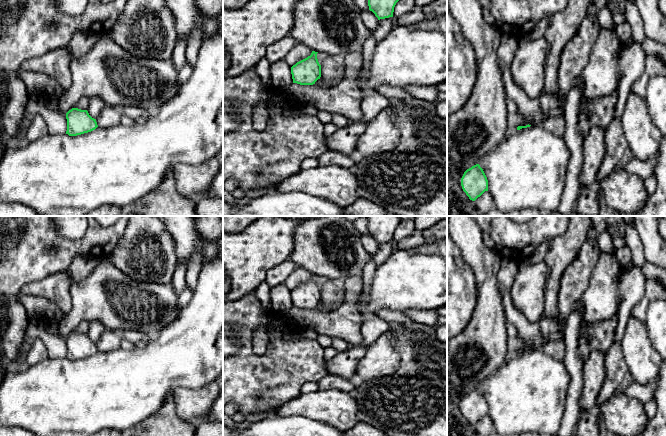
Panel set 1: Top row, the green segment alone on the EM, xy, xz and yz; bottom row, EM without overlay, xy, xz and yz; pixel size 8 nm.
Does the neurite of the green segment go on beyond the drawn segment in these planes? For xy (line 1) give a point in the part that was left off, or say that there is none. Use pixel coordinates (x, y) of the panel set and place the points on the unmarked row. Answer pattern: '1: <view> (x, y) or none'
1: none

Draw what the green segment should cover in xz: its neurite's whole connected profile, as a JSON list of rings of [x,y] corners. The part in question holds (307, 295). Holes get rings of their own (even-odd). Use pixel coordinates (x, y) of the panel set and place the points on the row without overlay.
[[[312,275],[307,282],[297,286],[291,291],[293,307],[300,309],[313,309],[321,301],[321,289],[317,277]]]

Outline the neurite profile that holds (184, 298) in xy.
[[[185,286],[178,299],[178,306],[180,310],[189,304],[192,296],[193,292],[187,286]]]

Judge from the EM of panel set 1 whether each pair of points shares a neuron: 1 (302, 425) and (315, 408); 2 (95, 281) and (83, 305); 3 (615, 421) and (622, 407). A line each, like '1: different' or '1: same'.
1: different
2: same
3: same

